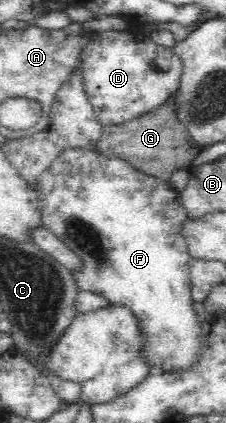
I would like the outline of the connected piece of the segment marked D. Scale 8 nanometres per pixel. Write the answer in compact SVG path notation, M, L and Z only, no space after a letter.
M102 30L83 56L83 85L94 115L104 125L121 125L162 106L180 86L180 59L172 47L127 31Z

